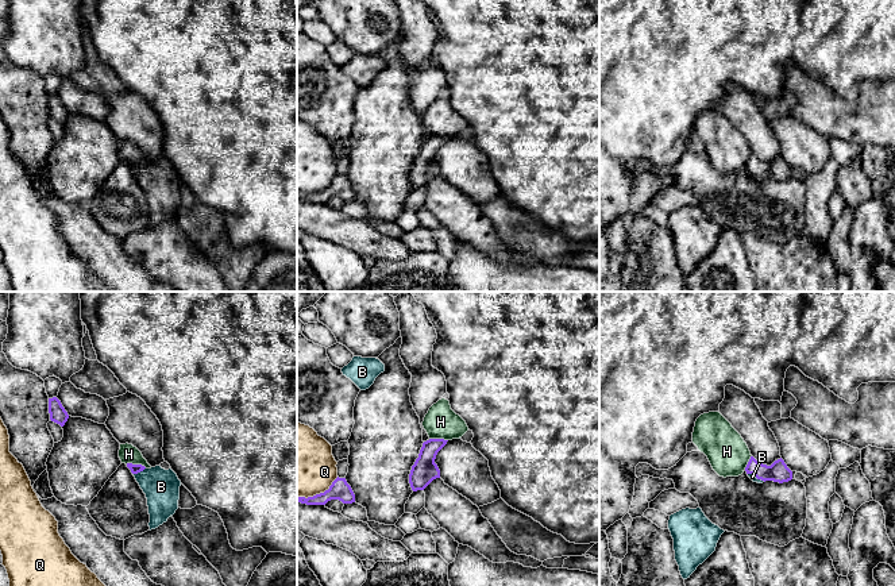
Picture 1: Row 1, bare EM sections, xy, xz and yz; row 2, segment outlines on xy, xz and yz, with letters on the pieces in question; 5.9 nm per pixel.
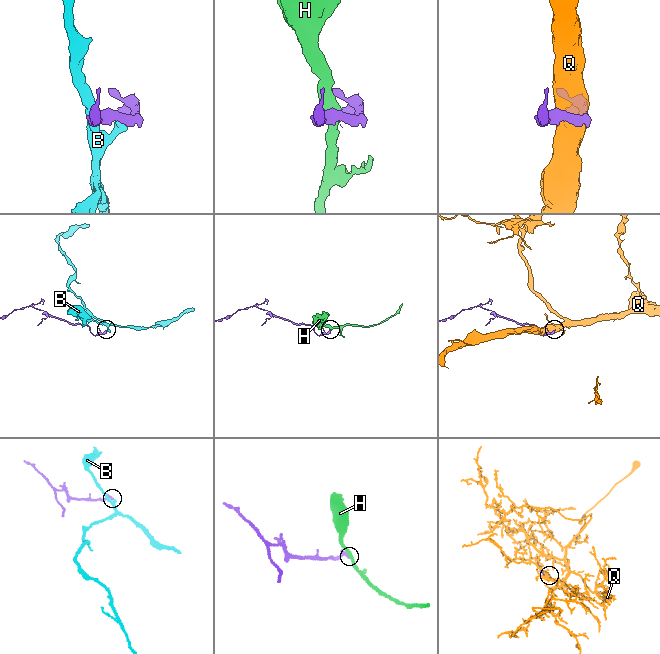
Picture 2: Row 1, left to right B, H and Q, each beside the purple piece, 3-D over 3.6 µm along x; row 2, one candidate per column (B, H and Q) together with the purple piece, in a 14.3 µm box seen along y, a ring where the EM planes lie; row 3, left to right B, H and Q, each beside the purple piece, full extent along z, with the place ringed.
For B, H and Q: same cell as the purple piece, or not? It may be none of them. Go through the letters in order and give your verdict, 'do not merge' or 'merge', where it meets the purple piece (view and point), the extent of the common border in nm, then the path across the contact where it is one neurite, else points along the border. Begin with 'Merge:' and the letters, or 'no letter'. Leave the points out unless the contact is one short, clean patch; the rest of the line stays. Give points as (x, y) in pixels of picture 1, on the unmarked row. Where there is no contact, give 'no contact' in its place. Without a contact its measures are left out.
Merge: B
B: merge | xy (139, 169) | 80 nm | across xy (135, 166), (139, 169), (161, 184)
H: do not merge | xy (137, 162) | 130 nm | along xy (126, 161), (141, 161), (146, 165)
Q: do not merge | xz (317, 192) | 280 nm

